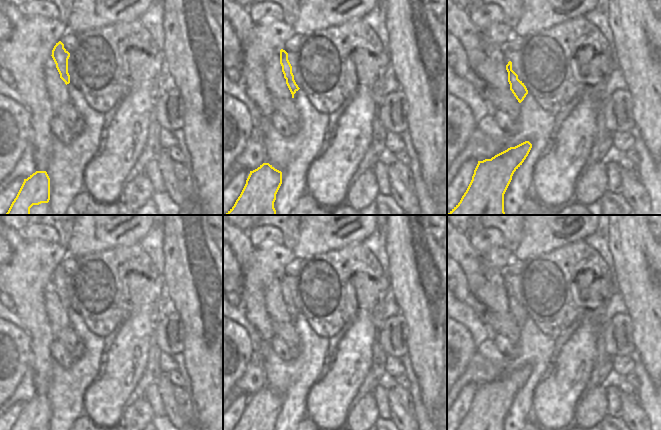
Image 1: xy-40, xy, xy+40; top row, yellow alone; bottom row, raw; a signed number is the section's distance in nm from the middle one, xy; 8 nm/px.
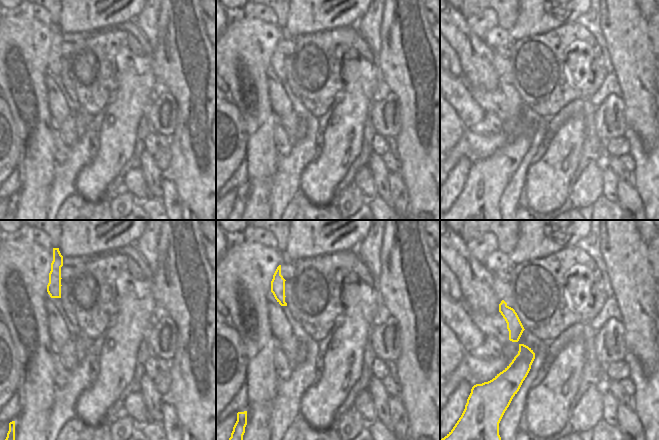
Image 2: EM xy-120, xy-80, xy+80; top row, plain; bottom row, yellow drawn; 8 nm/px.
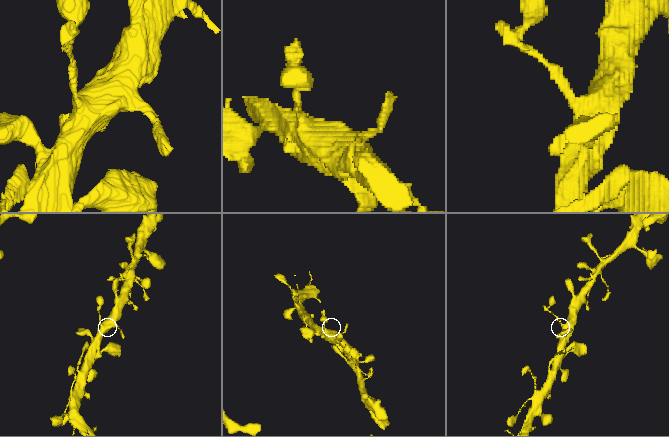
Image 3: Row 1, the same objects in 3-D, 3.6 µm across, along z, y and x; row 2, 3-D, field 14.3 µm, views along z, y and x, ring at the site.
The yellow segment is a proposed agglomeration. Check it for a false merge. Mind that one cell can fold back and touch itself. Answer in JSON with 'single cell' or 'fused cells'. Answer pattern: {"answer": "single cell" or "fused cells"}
{"answer": "fused cells"}

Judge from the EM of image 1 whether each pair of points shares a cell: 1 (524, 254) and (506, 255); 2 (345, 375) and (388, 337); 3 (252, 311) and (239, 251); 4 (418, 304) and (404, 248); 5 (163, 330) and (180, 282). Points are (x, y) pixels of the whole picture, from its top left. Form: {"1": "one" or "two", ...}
{"1": "two", "2": "two", "3": "two", "4": "one", "5": "two"}

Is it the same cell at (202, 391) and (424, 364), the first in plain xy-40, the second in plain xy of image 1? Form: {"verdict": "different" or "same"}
{"verdict": "same"}

